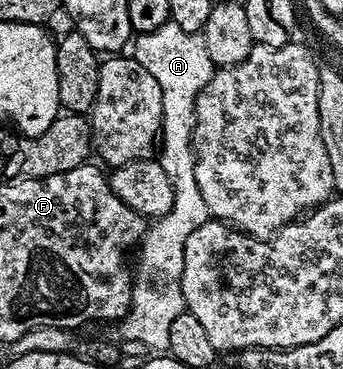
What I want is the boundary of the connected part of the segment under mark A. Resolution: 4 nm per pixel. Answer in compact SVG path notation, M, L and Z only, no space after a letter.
M171 20L165 22L163 26L159 26L154 32L136 34L135 46L134 56L138 60L138 64L142 64L142 68L146 68L146 72L150 72L150 76L154 76L154 80L158 80L158 88L162 88L162 126L158 139L158 154L160 150L158 161L160 167L166 172L166 176L170 178L174 192L174 204L170 208L170 212L166 212L166 216L155 219L144 231L144 237L138 246L141 258L140 274L138 270L138 277L132 287L132 303L128 314L115 323L114 329L117 334L115 337L121 343L137 342L138 345L152 350L148 352L164 352L167 351L170 344L172 321L186 310L184 297L180 291L186 236L190 236L190 232L194 232L194 228L198 228L198 224L206 224L210 221L206 200L202 200L202 192L198 192L198 180L194 180L196 156L192 153L192 129L196 123L196 97L200 95L200 89L212 79L214 63L211 54L206 52L206 40L203 33L182 32L182 28L178 28Z

